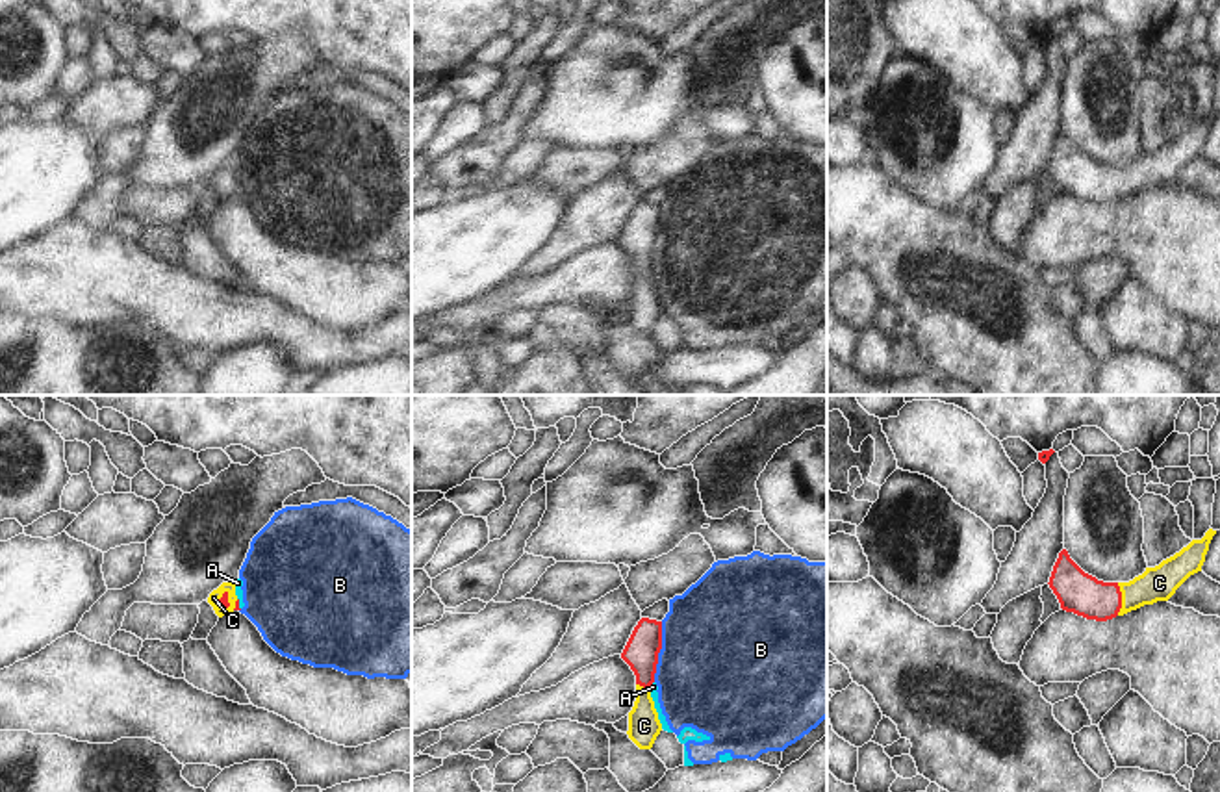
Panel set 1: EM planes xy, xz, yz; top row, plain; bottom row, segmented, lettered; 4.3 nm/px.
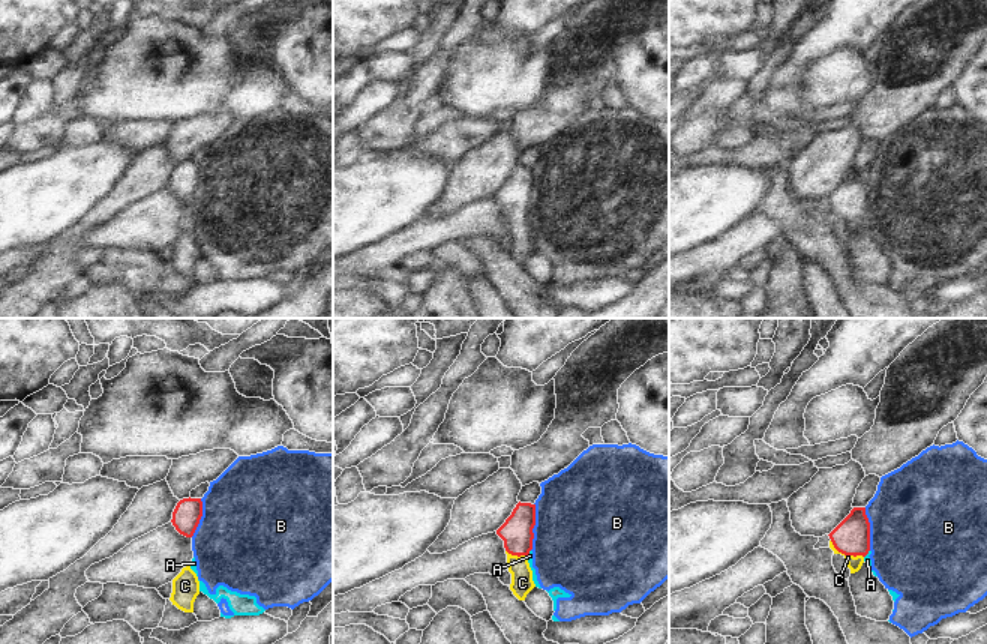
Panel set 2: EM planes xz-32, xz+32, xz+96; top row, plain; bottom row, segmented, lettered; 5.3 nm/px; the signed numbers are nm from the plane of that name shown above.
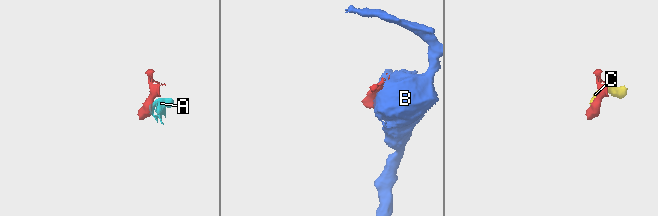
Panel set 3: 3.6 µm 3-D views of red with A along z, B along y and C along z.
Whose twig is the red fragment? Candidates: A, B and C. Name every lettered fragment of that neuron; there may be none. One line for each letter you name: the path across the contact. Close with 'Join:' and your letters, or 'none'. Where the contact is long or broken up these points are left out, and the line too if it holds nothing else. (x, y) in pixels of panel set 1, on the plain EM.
C: runs through yz (1078, 177), (1092, 184), (1120, 184), (1159, 167)
Join: C

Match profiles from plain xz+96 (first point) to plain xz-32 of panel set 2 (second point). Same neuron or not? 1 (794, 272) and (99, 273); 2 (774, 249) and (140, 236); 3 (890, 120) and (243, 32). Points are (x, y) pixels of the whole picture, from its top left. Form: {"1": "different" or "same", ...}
{"1": "different", "2": "different", "3": "same"}

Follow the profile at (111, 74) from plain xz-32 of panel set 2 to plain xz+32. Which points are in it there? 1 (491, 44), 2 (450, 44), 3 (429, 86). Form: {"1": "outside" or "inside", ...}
{"1": "inside", "2": "outside", "3": "outside"}

